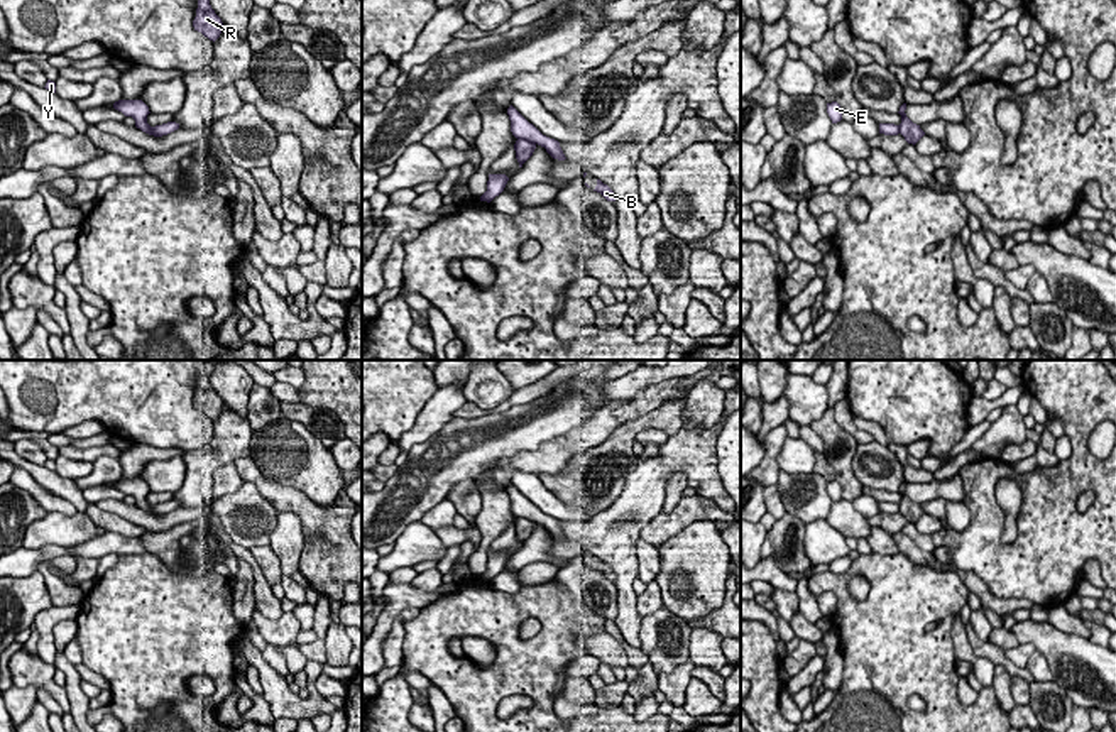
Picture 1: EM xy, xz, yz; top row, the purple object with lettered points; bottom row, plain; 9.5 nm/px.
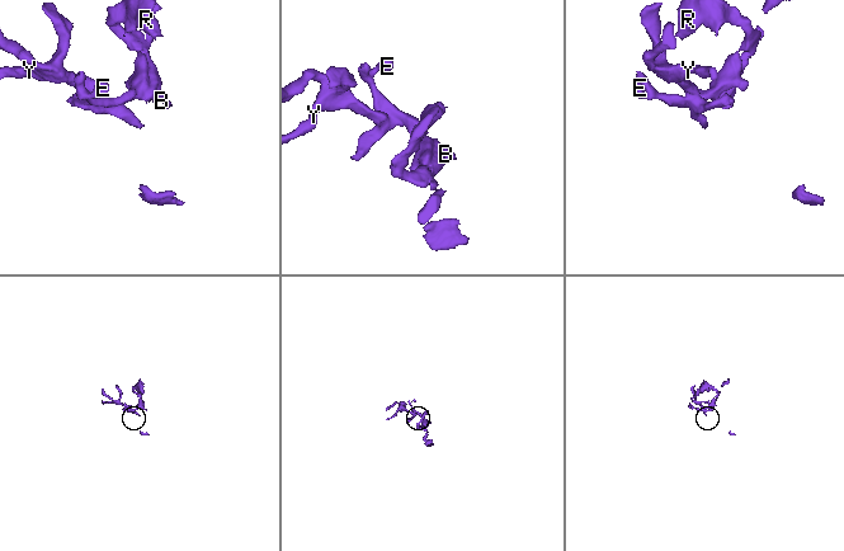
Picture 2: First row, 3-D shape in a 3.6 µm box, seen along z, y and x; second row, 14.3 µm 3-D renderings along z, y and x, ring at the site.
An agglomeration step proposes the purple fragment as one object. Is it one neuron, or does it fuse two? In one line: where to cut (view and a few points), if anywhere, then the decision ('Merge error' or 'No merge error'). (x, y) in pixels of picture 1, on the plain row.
No split. No merge error

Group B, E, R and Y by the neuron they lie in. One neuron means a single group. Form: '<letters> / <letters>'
B E R Y

